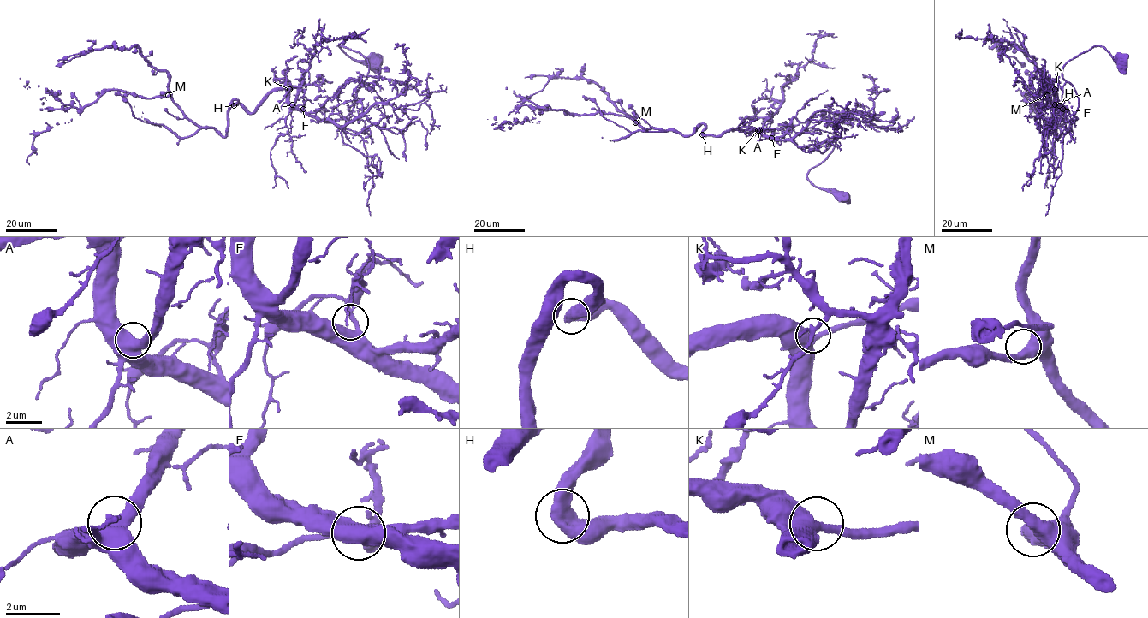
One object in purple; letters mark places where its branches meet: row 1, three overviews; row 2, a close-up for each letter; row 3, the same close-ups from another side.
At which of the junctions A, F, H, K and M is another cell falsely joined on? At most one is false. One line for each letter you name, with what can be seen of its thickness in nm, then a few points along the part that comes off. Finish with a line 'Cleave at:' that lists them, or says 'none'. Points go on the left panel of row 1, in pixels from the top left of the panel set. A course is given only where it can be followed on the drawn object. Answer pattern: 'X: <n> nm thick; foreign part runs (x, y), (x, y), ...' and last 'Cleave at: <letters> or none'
Cleave at: none

